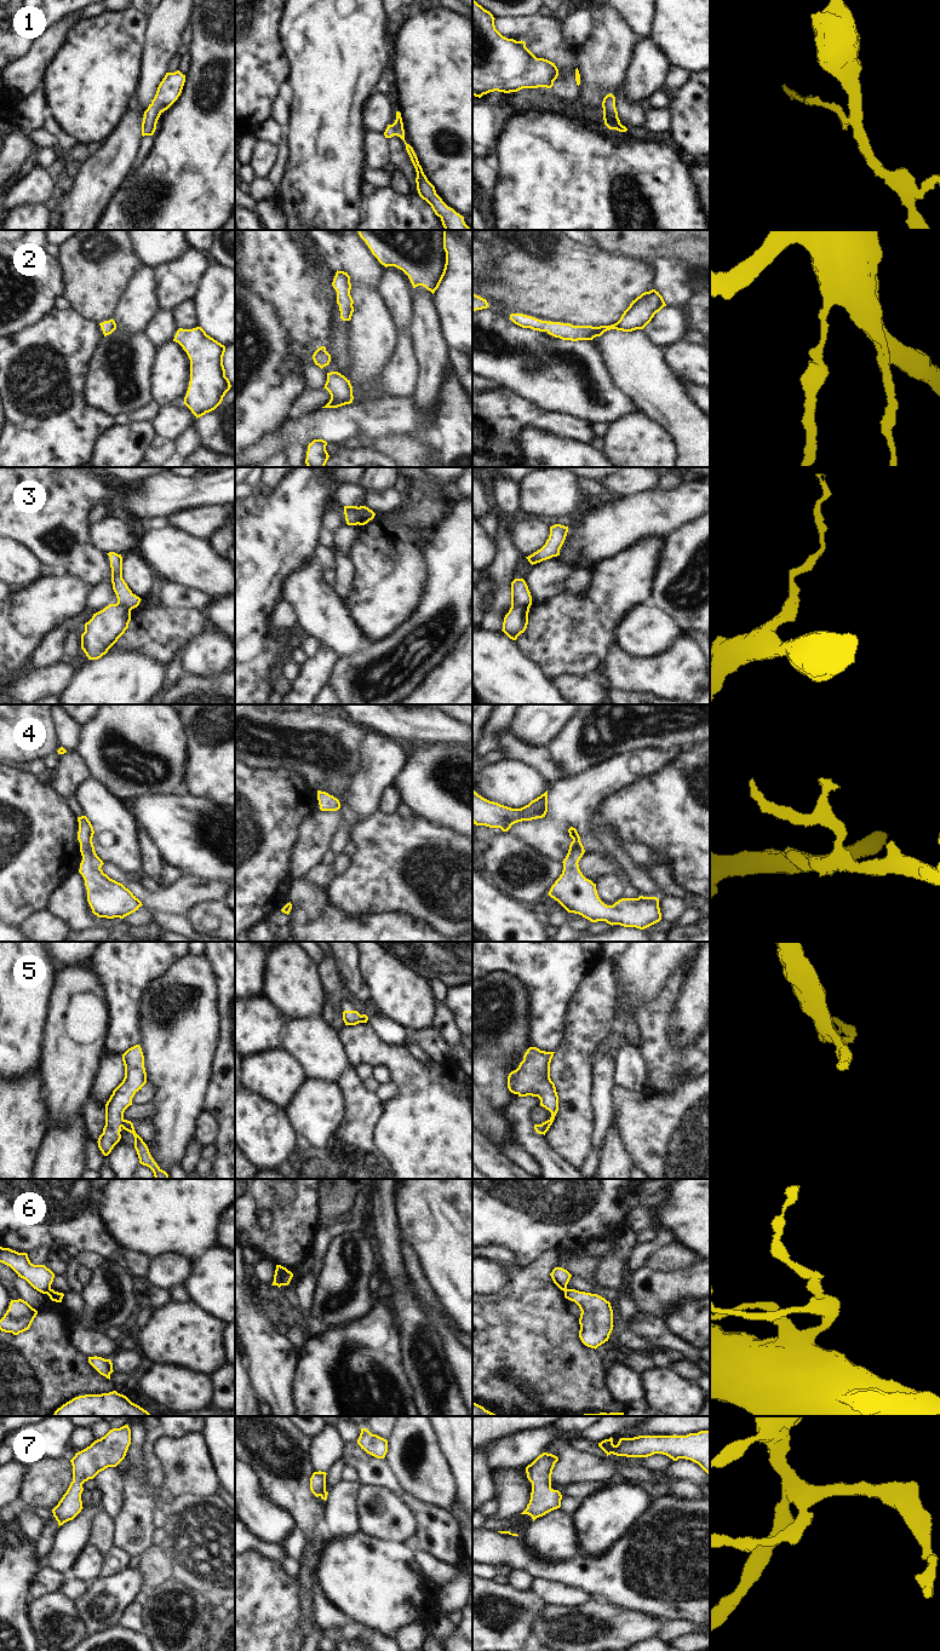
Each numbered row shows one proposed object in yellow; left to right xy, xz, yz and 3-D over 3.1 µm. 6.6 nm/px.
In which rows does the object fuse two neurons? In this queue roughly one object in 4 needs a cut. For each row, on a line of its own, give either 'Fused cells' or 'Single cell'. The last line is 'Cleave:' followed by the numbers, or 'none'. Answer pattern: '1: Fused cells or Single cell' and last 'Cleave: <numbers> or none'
1: Single cell
2: Single cell
3: Fused cells
4: Single cell
5: Fused cells
6: Fused cells
7: Single cell
Cleave: 3, 5, 6.

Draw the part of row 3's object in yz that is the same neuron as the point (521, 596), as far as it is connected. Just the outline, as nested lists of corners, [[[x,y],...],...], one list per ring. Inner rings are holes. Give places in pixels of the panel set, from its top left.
[[[515,579],[511,582],[511,606],[531,608],[532,596],[523,579]]]

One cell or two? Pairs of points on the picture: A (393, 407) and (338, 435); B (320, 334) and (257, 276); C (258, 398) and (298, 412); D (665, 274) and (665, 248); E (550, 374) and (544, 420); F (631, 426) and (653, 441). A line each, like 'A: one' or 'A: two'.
A: one
B: one
C: two
D: two
E: two
F: one

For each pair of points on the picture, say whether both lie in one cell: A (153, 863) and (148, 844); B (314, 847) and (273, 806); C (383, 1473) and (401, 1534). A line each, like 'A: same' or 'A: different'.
A: same
B: different
C: different

